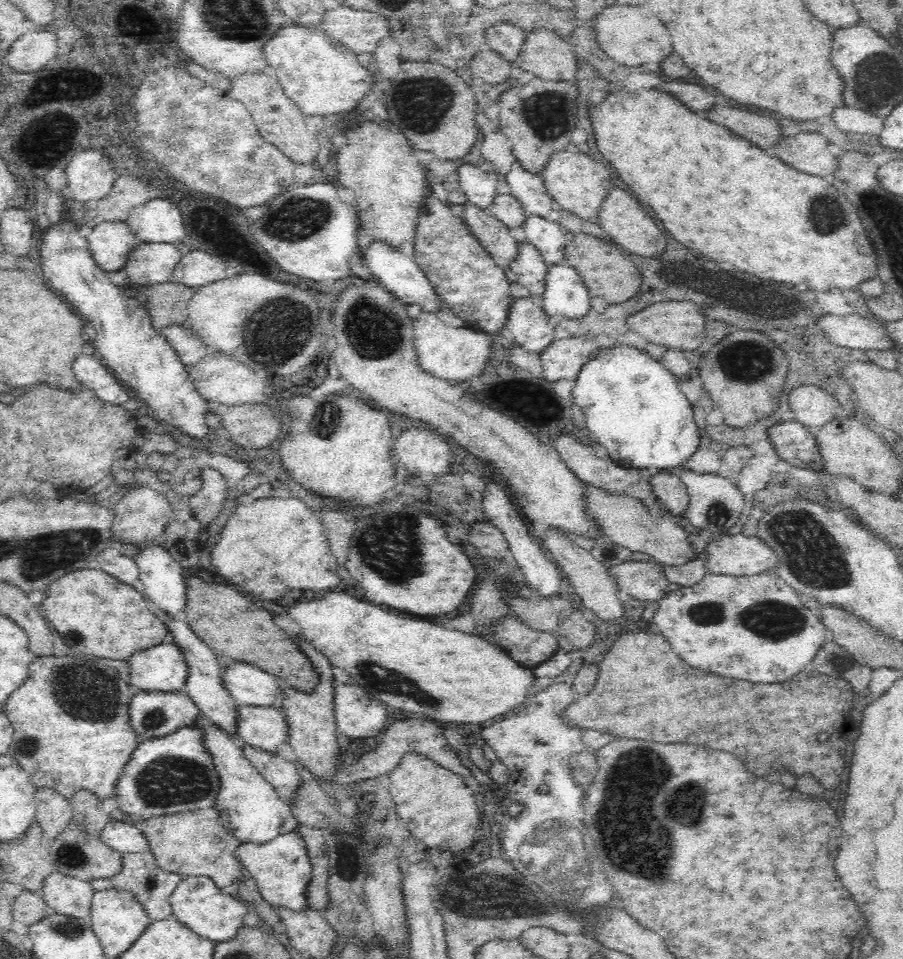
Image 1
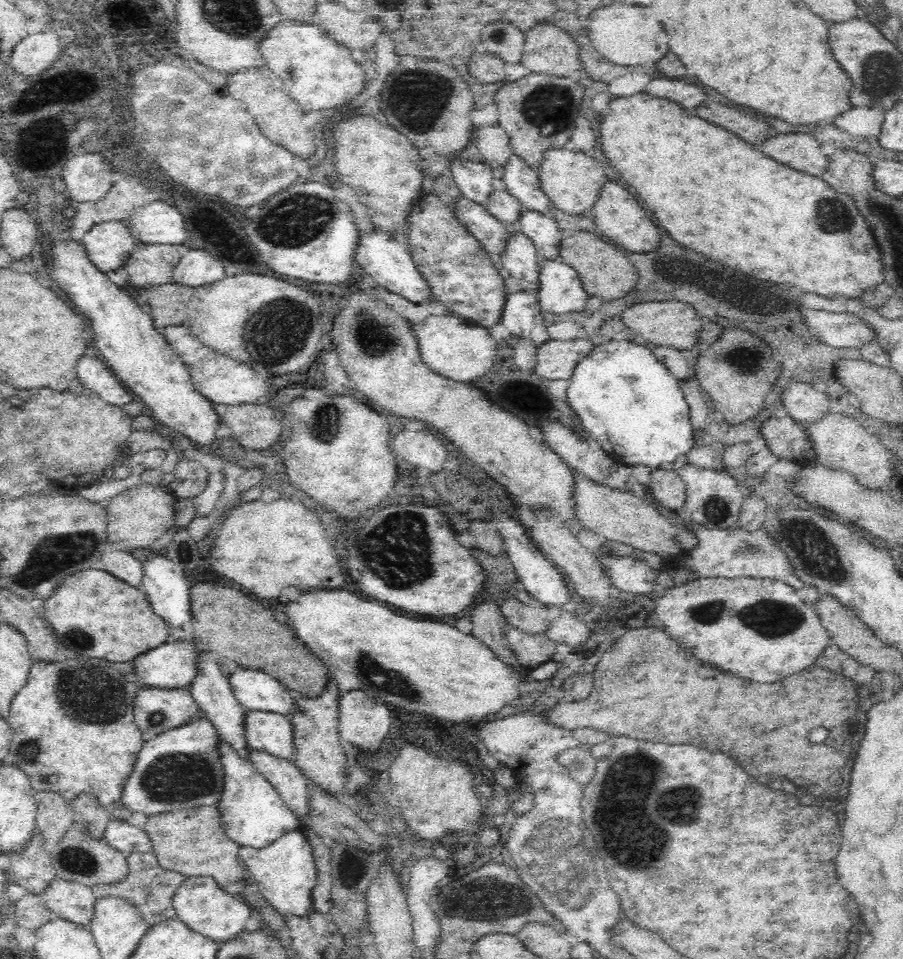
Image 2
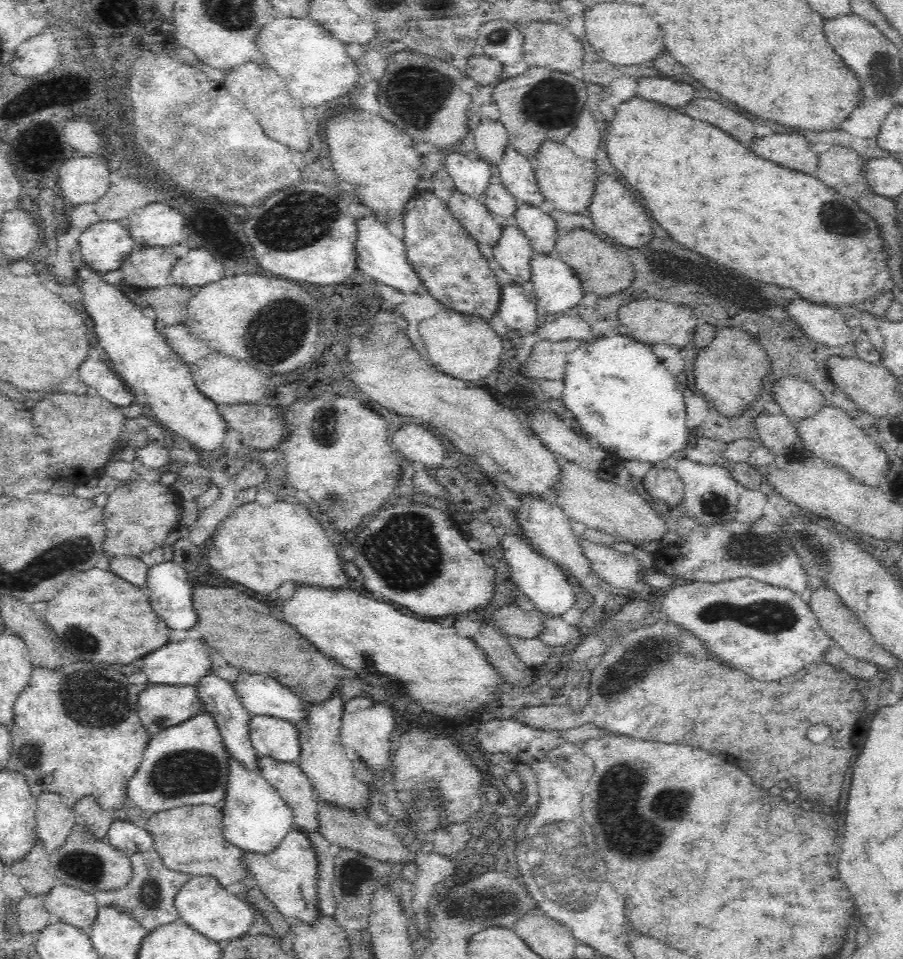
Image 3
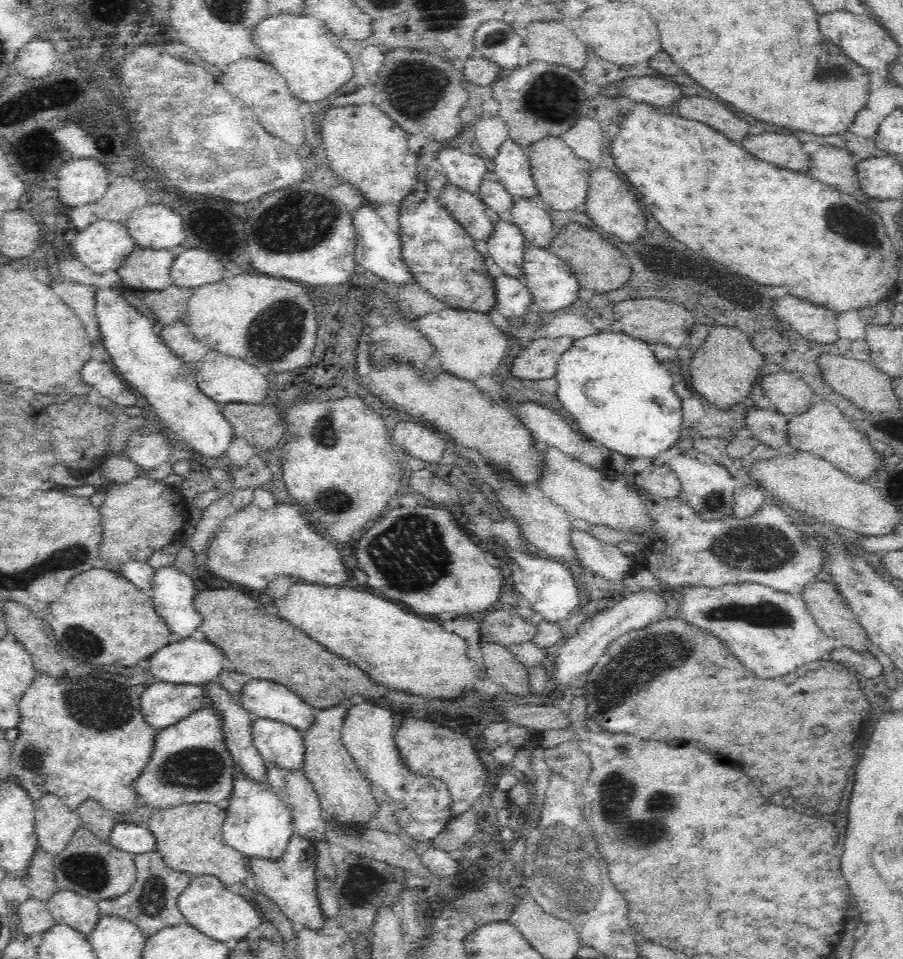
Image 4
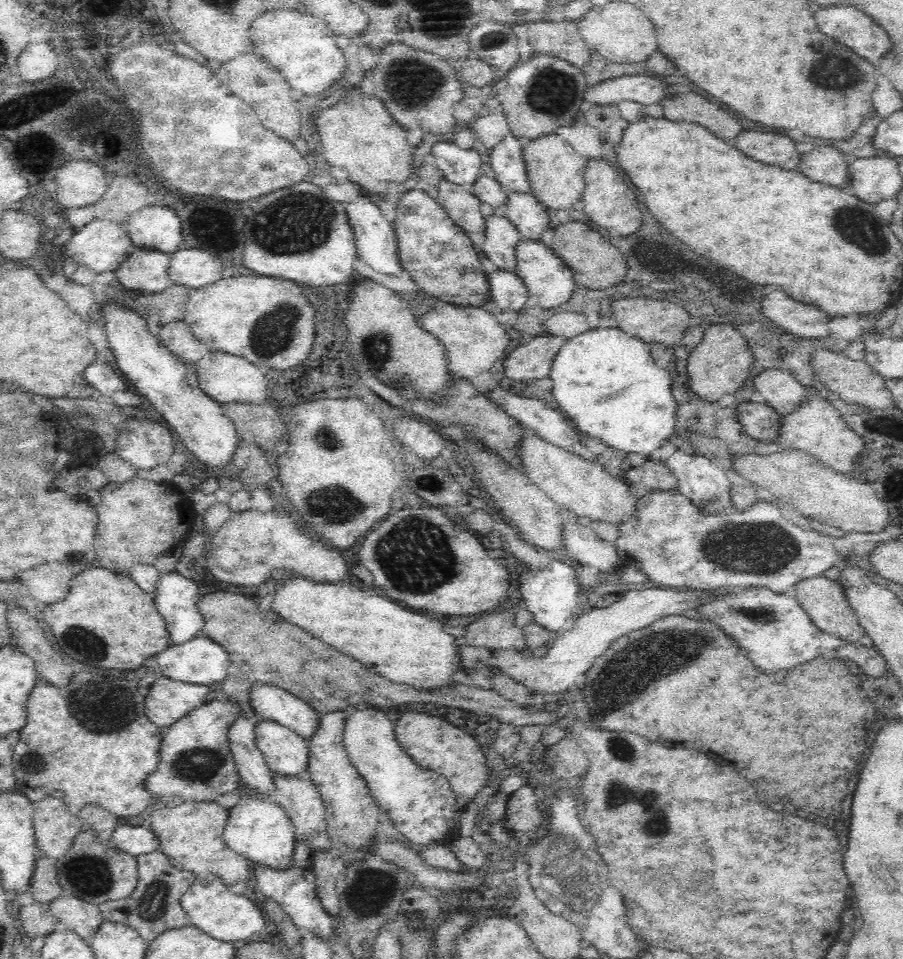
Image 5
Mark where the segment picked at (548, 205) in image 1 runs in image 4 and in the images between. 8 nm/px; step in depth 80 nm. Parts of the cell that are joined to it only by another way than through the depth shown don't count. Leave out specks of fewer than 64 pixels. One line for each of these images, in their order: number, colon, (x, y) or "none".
2: (521, 180)
3: (516, 170)
4: (512, 167)

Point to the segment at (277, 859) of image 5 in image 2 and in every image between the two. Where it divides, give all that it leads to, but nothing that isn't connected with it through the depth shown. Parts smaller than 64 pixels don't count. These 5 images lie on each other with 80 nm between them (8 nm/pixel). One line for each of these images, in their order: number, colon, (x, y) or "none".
2: (253, 814)
3: (256, 819)
4: (258, 824)

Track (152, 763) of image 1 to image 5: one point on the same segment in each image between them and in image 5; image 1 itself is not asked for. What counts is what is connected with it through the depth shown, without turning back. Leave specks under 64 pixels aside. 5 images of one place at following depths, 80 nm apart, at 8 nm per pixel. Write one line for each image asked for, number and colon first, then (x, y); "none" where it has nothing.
2: (182, 767)
3: (188, 764)
4: (191, 763)
5: (197, 764)

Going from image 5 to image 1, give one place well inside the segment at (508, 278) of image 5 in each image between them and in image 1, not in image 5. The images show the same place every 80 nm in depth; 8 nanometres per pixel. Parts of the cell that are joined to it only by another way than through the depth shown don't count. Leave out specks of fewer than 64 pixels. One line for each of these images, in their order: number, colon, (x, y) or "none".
1: (527, 321)
2: (521, 314)
3: (517, 307)
4: (513, 299)

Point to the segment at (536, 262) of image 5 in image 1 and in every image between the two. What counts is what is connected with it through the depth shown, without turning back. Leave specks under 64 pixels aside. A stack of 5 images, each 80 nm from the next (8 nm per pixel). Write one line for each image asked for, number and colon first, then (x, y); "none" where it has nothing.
1: (565, 294)
2: (559, 289)
3: (557, 288)
4: (553, 285)

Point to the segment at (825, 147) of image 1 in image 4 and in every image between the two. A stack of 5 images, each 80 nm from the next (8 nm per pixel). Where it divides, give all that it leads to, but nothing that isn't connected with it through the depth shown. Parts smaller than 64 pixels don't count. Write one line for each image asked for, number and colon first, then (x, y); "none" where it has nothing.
2: (802, 152)
3: (792, 151)
4: (784, 151)

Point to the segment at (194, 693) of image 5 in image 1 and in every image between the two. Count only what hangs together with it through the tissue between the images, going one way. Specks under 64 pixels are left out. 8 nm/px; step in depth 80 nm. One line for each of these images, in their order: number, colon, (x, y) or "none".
1: (152, 714)
2: (156, 710)
3: (161, 706)
4: (164, 703)

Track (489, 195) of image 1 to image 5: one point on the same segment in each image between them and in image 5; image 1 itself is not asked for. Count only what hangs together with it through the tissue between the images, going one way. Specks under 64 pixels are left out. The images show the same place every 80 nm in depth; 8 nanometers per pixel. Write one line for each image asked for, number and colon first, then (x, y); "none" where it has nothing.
2: (473, 178)
3: (470, 174)
4: (467, 170)
5: (460, 165)

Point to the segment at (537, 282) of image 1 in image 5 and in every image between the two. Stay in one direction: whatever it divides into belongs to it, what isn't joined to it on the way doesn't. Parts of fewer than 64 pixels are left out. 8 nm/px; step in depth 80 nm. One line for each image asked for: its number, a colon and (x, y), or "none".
2: (518, 257)
3: (512, 251)
4: (505, 245)
5: (500, 236)

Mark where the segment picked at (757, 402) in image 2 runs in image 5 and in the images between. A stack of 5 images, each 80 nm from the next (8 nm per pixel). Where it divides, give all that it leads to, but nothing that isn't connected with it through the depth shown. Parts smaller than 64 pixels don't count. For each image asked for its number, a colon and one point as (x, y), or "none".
3: (730, 370)
4: (723, 368)
5: (719, 364)

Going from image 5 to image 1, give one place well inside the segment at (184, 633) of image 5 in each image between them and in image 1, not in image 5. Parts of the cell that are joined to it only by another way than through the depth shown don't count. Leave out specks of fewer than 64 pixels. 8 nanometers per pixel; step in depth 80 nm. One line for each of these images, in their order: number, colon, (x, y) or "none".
1: (165, 580)
2: (165, 582)
3: (171, 595)
4: (173, 593)

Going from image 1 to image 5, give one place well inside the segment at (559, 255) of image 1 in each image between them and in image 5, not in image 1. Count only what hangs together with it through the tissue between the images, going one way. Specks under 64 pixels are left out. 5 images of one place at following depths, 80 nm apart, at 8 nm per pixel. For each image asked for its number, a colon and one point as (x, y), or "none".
2: (542, 231)
3: (540, 228)
4: (536, 225)
5: (529, 216)

